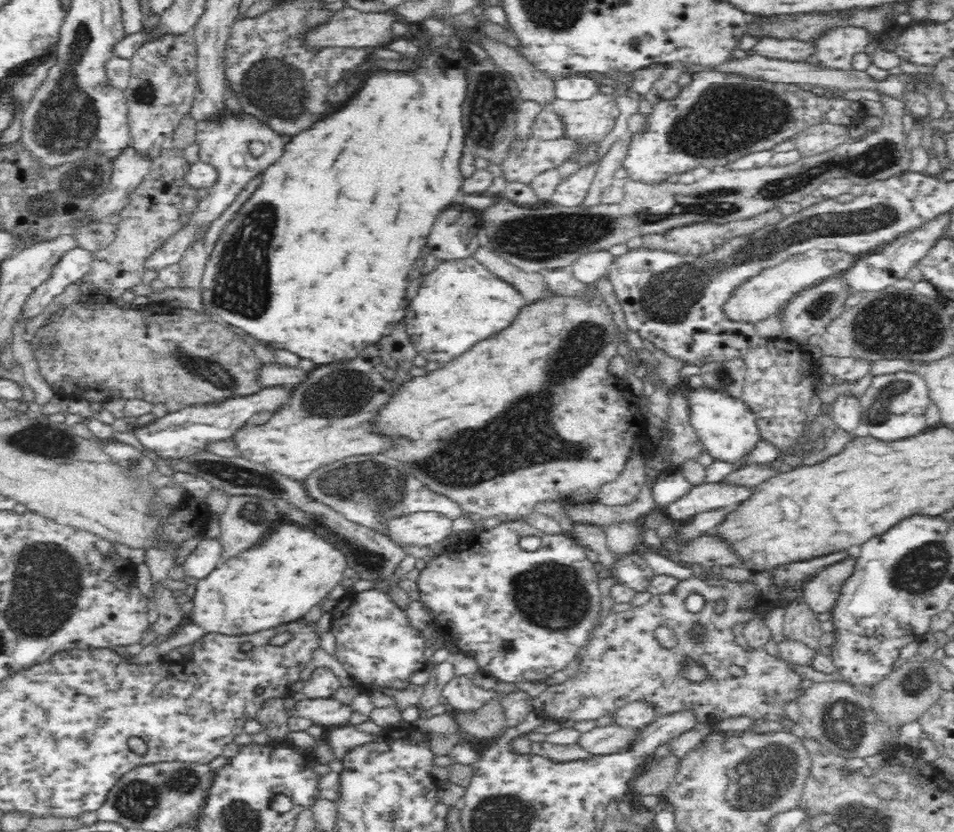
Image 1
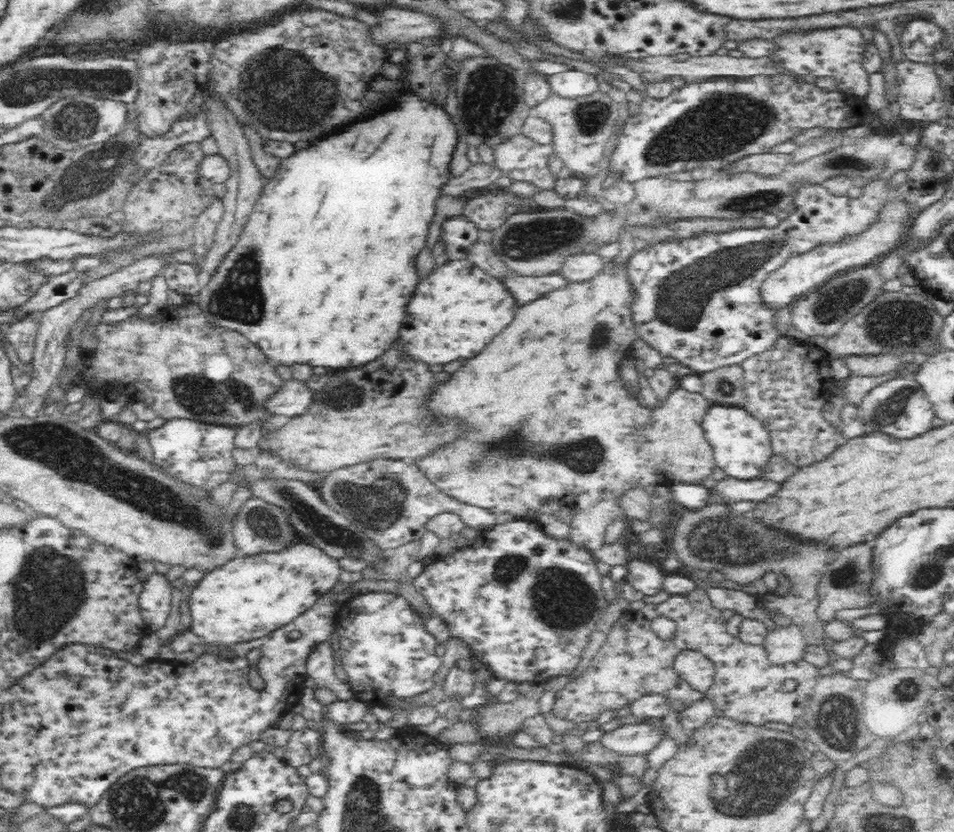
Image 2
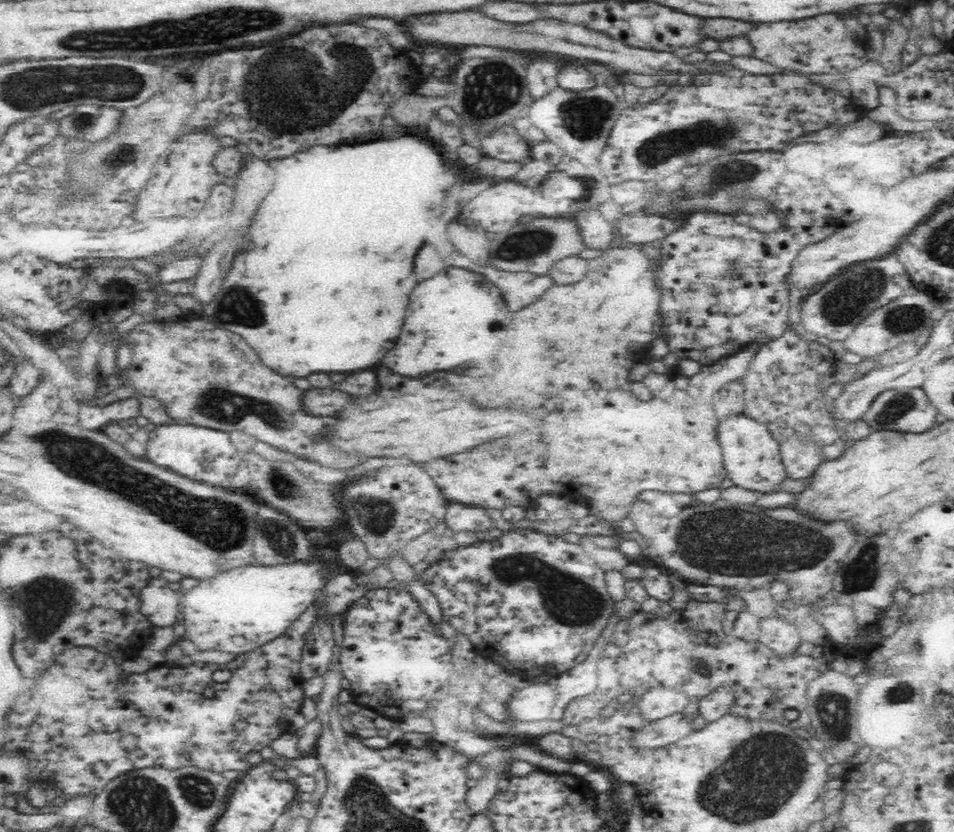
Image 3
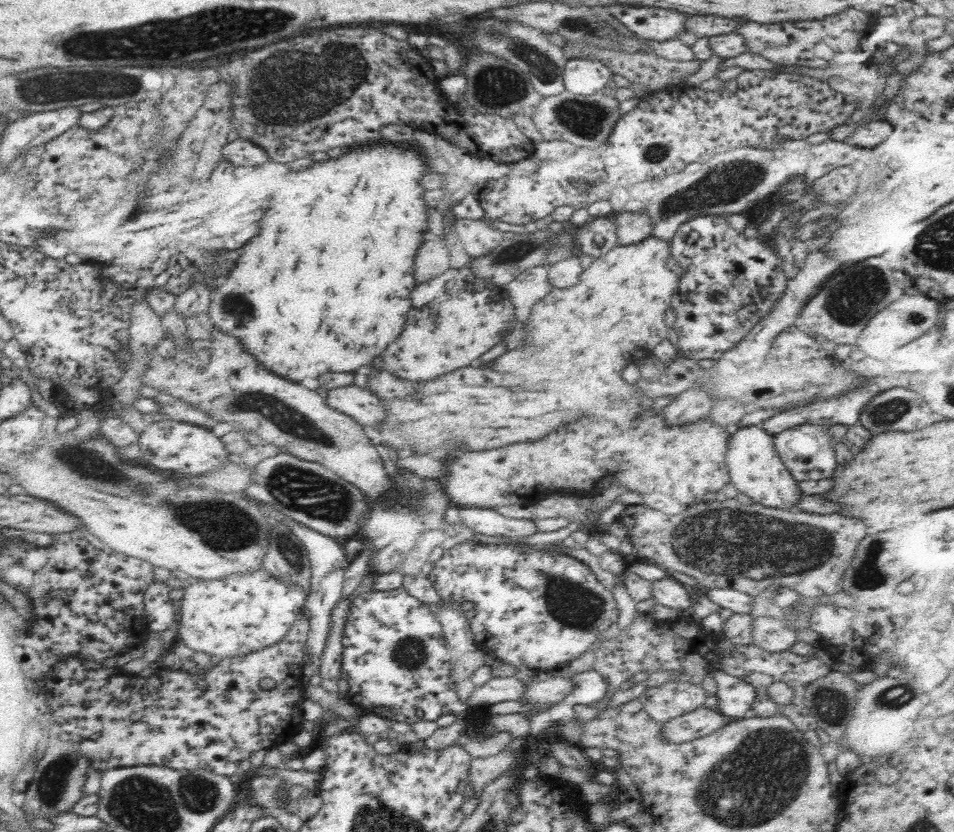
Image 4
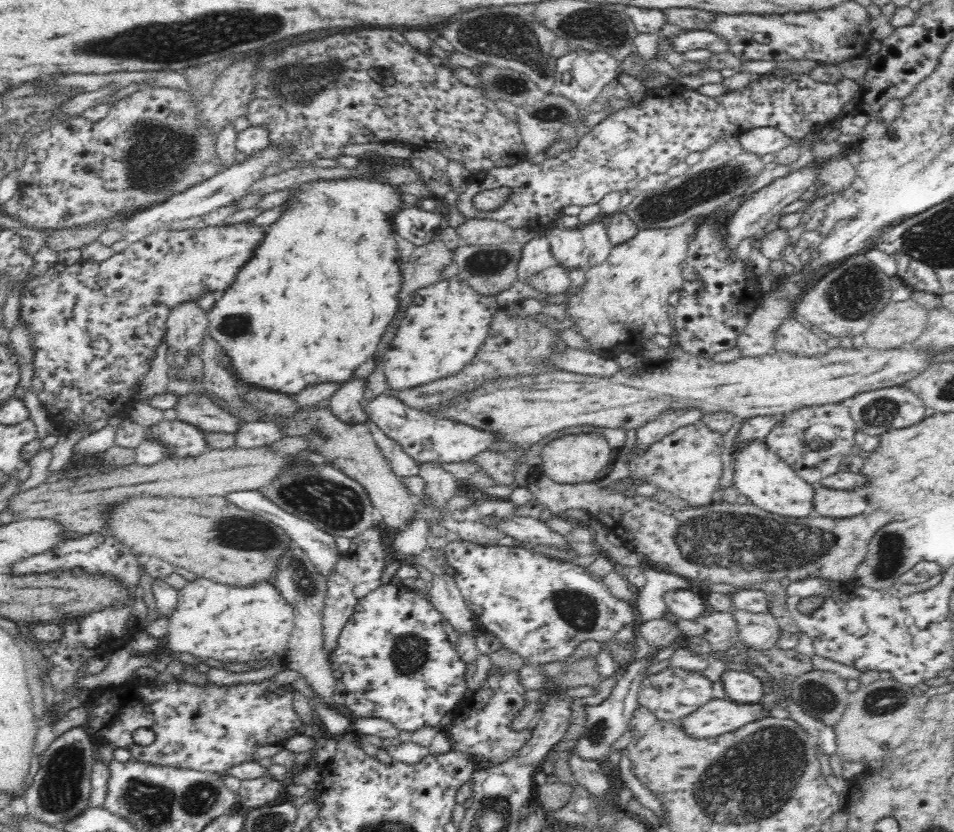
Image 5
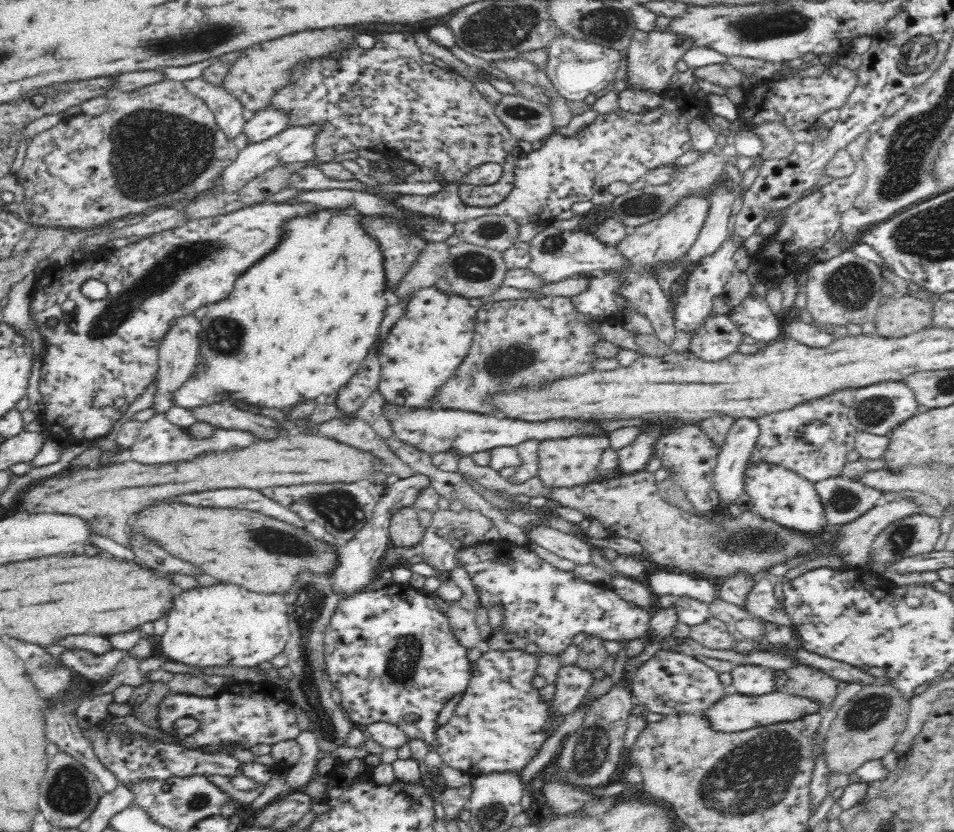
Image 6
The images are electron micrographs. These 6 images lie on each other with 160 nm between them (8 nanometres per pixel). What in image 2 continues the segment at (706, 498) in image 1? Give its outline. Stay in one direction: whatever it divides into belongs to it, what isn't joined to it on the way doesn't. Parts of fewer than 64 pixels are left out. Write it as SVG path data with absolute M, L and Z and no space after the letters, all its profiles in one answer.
M727 476L710 489L708 504L726 502L731 505L740 501L752 501L756 504L774 496L780 490L782 490L782 483L774 480L738 480Z

